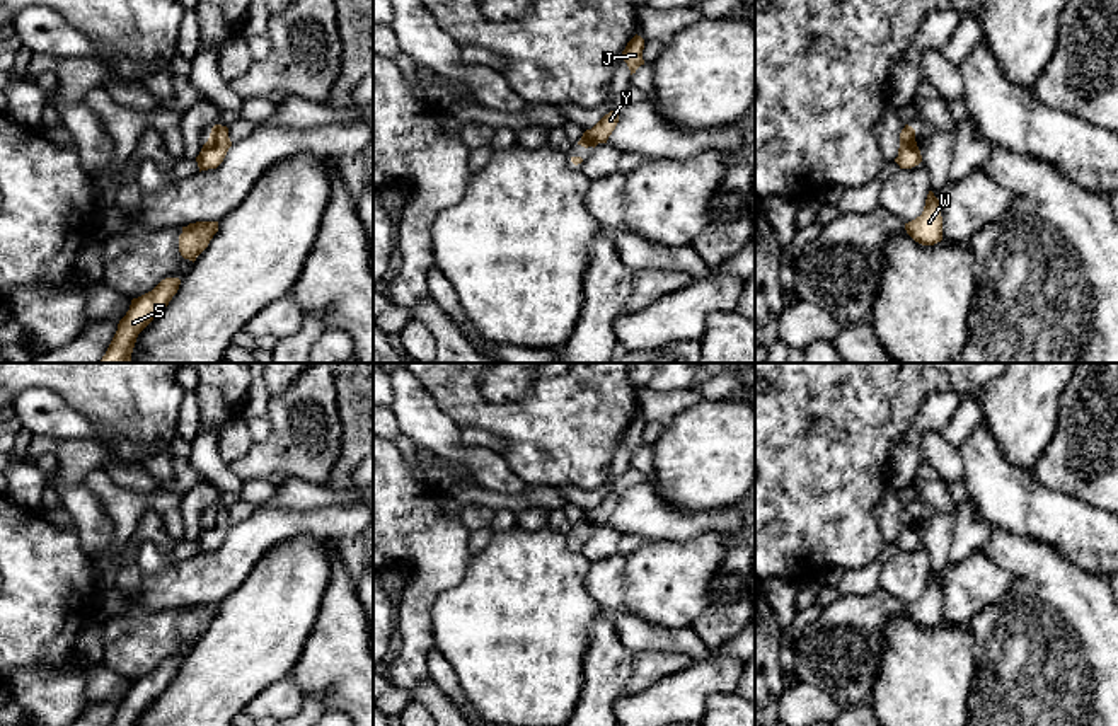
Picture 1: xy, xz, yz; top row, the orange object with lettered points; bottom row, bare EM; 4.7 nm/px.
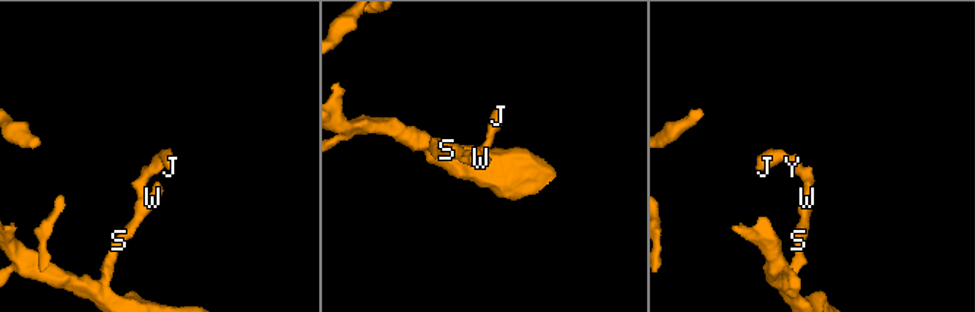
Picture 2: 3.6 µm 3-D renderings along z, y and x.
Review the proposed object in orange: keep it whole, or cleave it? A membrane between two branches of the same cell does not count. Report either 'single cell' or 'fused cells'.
single cell

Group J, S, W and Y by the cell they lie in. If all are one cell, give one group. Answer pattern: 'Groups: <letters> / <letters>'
Groups: J S W Y

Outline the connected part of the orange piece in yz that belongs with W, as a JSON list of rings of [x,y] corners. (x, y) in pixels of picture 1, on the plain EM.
[[[929,573],[920,598],[905,605],[907,615],[922,627],[934,627],[942,622],[941,581]]]

